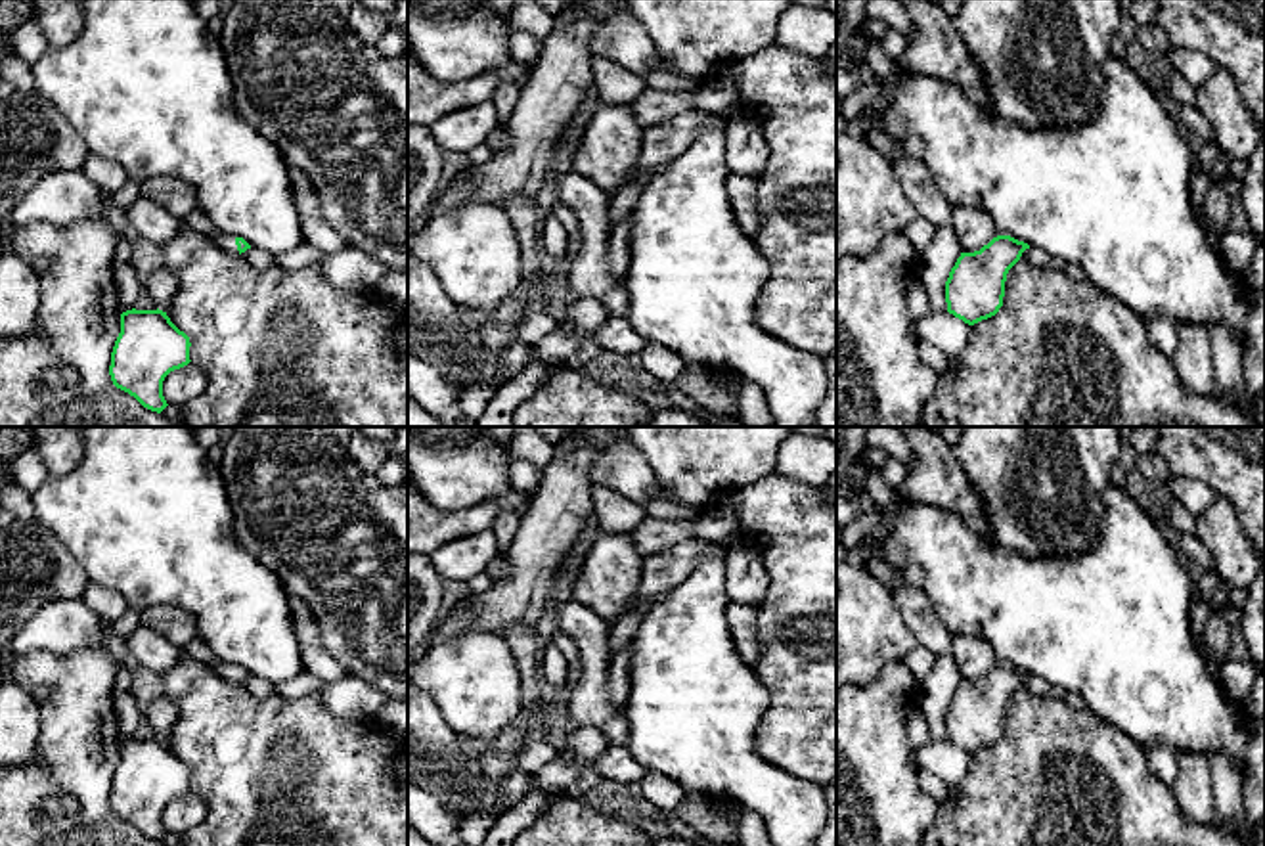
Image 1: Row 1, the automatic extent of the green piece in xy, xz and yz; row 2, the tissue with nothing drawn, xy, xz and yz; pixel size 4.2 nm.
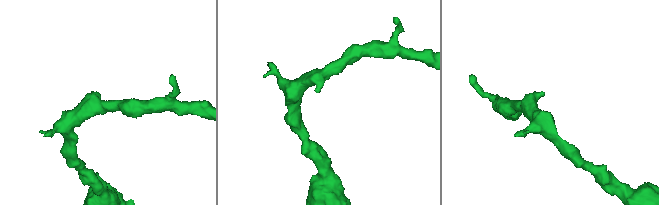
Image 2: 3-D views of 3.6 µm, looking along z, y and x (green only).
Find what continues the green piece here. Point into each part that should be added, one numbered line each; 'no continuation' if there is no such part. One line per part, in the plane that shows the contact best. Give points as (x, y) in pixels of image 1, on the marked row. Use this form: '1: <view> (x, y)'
1: xy (226, 242)

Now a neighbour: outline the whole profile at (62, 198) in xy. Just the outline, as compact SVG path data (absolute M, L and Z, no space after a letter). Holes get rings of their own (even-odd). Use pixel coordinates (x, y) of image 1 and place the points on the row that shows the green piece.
M57 170L42 176L13 207L8 220L8 237L10 245L11 232L27 226L31 222L48 222L54 226L71 226L80 220L103 220L103 191L82 172L82 170Z

